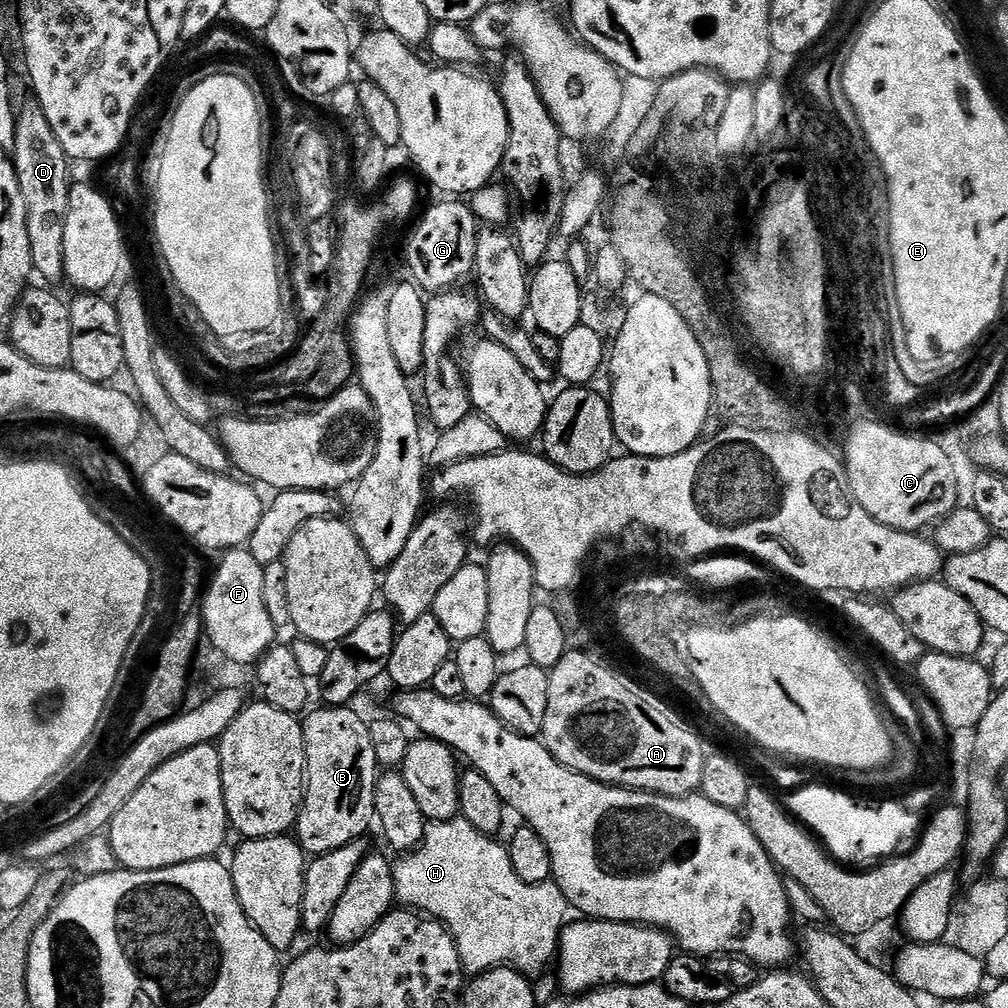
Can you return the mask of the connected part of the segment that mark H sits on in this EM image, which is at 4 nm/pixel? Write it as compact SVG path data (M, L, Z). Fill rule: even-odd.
M457 818L455 820L433 820L425 823L424 837L422 838L420 847L415 852L401 855L393 863L392 891L397 905L403 906L408 910L415 910L426 916L431 916L432 919L440 921L447 928L448 933L452 935L456 943L458 958L462 962L464 971L472 978L479 976L481 972L490 972L494 968L505 966L514 969L515 972L522 972L529 978L539 977L547 969L544 967L551 960L553 963L554 957L557 955L560 947L560 934L564 931L564 925L566 923L566 917L564 915L570 912L569 902L555 882L546 884L527 884L526 882L522 882L522 878L518 878L518 874L514 874L514 866L510 866L510 854L507 847L503 843L499 844L496 838L493 838L489 833L474 830L474 826L470 826L470 822L466 822L463 818Z

